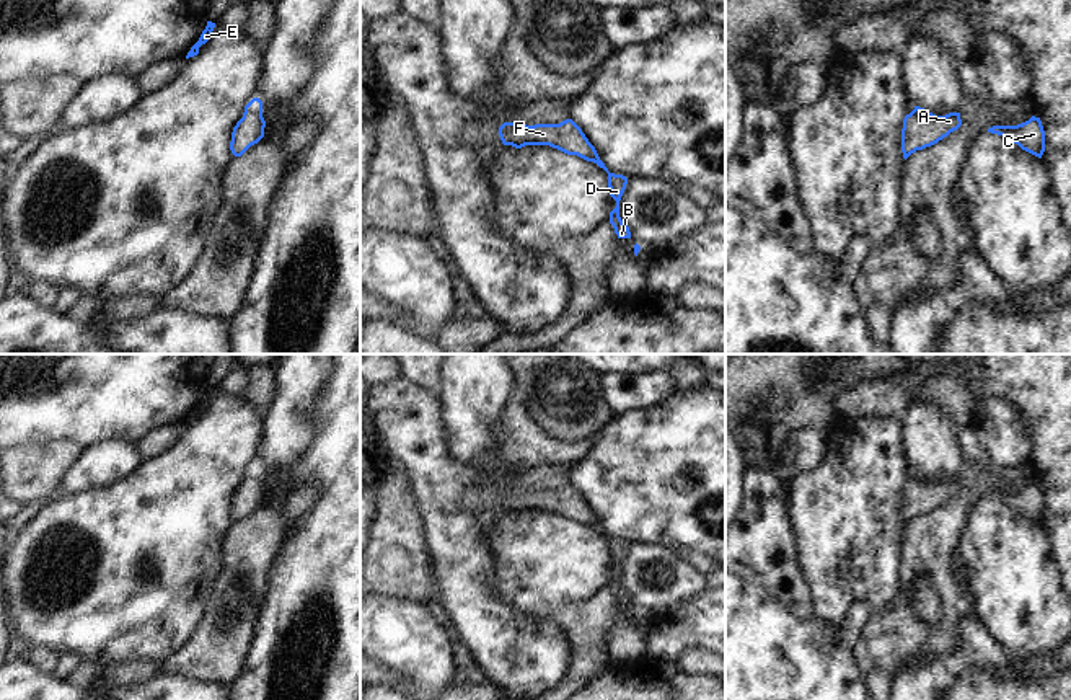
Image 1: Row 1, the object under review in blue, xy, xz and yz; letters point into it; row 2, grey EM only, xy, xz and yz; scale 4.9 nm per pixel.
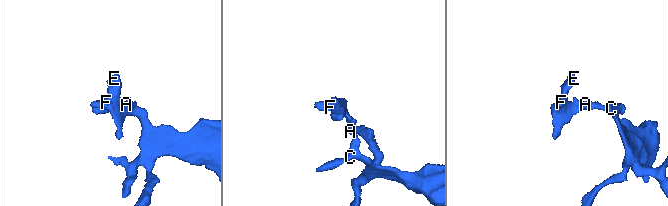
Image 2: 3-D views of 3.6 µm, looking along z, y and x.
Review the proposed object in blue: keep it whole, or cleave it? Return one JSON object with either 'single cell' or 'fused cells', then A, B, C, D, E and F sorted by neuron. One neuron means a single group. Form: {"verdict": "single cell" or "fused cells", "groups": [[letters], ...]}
{"verdict": "single cell", "groups": [["A", "B", "C", "D", "E", "F"]]}

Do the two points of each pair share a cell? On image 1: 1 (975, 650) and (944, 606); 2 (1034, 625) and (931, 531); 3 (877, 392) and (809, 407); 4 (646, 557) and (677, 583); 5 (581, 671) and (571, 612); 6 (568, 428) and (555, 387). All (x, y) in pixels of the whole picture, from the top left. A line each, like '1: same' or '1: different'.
1: different
2: different
3: different
4: same
5: same
6: same

